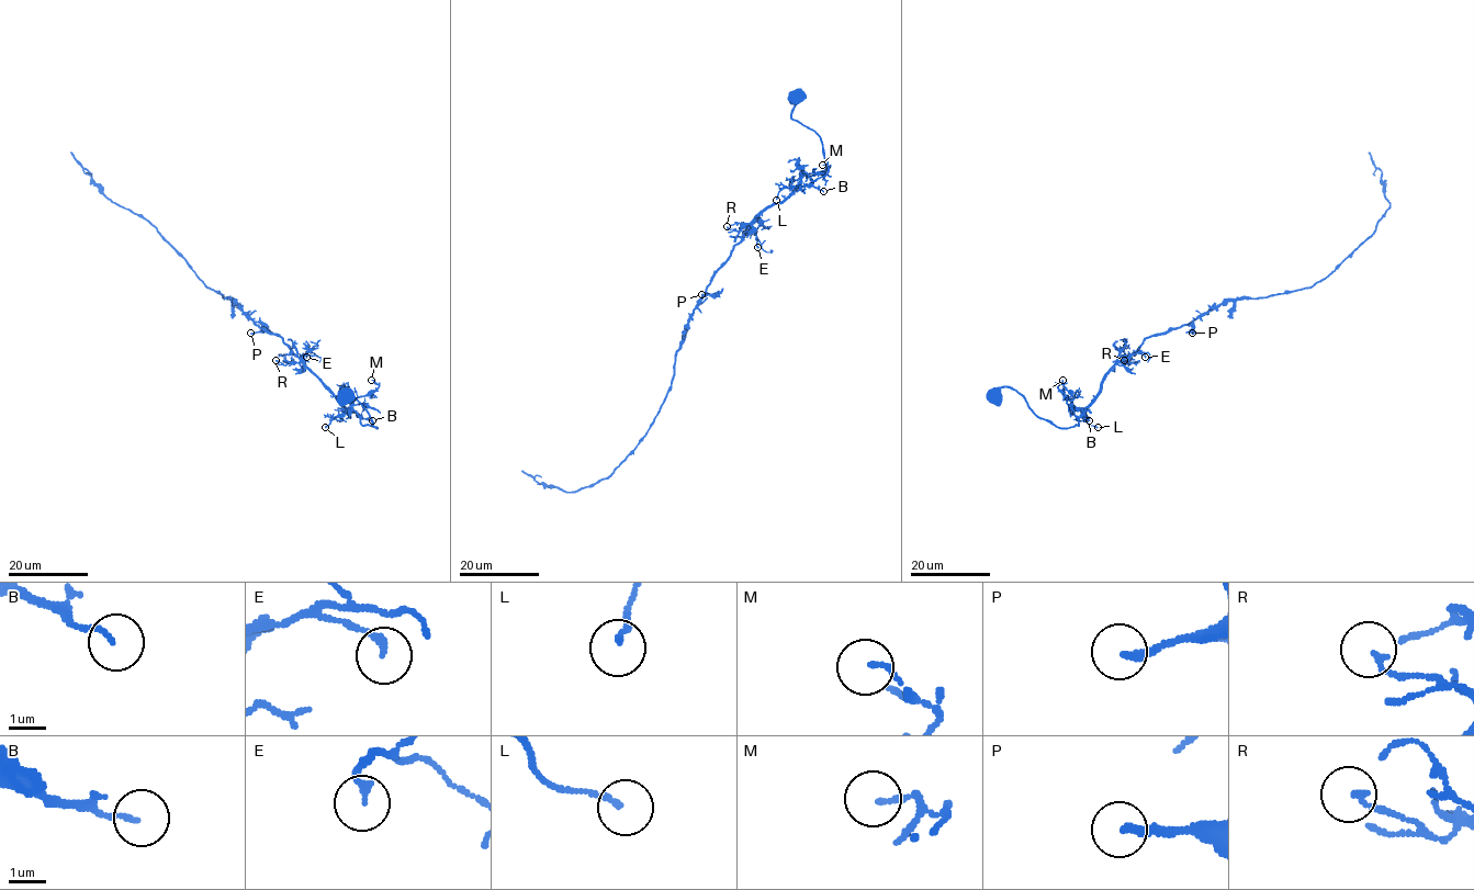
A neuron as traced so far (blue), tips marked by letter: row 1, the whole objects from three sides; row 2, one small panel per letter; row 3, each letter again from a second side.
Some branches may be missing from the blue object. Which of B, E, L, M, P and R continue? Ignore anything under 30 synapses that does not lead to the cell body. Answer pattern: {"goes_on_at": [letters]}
{"goes_on_at": []}

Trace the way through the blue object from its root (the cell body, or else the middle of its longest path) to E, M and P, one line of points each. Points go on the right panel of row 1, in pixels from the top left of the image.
E: (994, 396), (1002, 387), (1014, 389), (1038, 416), (1069, 428), (1078, 424), (1116, 364), (1132, 355), (1145, 357)
M: (994, 396), (1002, 387), (1014, 389), (1038, 416), (1069, 428), (1078, 418), (1062, 380)
P: (994, 396), (1014, 389), (1038, 416), (1069, 428), (1103, 378), (1146, 338), (1190, 322), (1192, 333)

